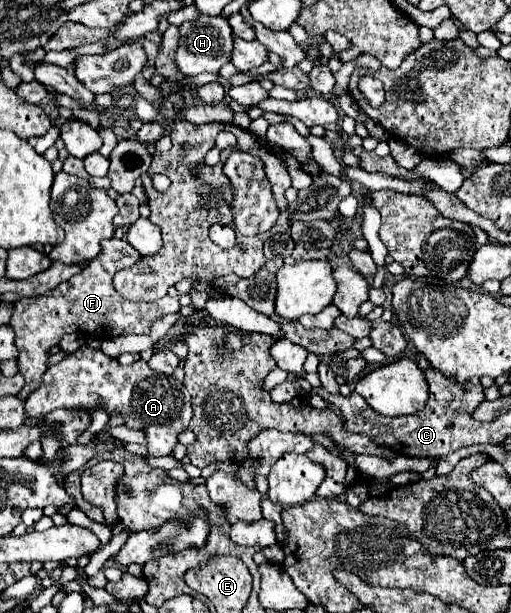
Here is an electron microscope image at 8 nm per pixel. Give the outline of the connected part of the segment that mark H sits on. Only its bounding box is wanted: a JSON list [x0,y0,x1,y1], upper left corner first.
[176,16,232,76]

